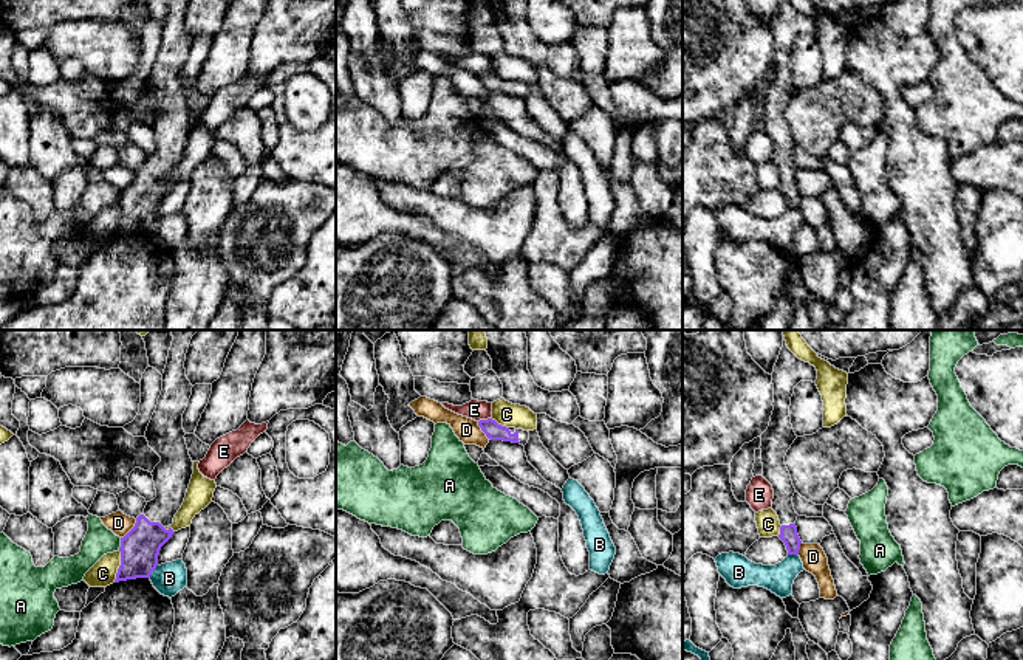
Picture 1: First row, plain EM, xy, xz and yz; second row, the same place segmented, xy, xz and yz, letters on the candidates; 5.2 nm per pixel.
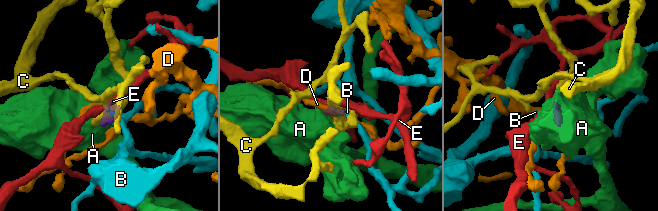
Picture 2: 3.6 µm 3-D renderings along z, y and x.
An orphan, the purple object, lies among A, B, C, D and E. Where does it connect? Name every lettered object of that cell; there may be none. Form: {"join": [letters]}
{"join": []}

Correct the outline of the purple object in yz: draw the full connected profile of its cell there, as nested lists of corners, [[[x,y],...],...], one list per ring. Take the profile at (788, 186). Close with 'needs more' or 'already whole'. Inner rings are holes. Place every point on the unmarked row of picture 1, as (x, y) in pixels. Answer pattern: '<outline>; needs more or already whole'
[[[782,0],[772,25],[774,64],[768,82],[761,87],[763,130],[772,138],[772,163],[780,174],[778,191],[785,195],[788,208],[799,208],[797,166],[794,163],[792,138],[785,108],[797,91],[789,70],[791,50],[800,34],[817,33],[817,23],[809,15],[799,12],[788,0]]]; needs more

